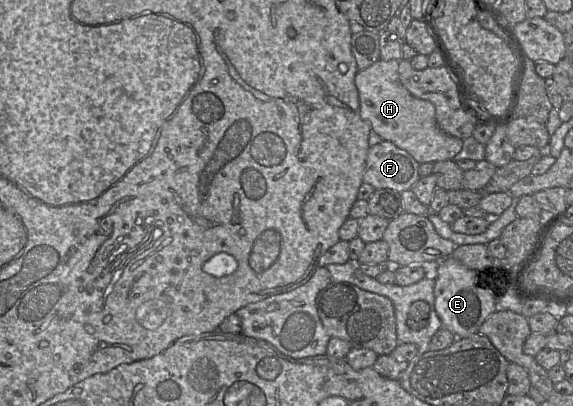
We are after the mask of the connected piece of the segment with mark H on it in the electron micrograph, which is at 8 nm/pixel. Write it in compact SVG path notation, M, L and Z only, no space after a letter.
M380 59L357 72L354 82L359 95L361 117L370 122L372 130L383 140L405 150L419 164L454 160L463 148L463 140L446 134L438 127L434 105L411 95L400 82L398 65L398 60Z

